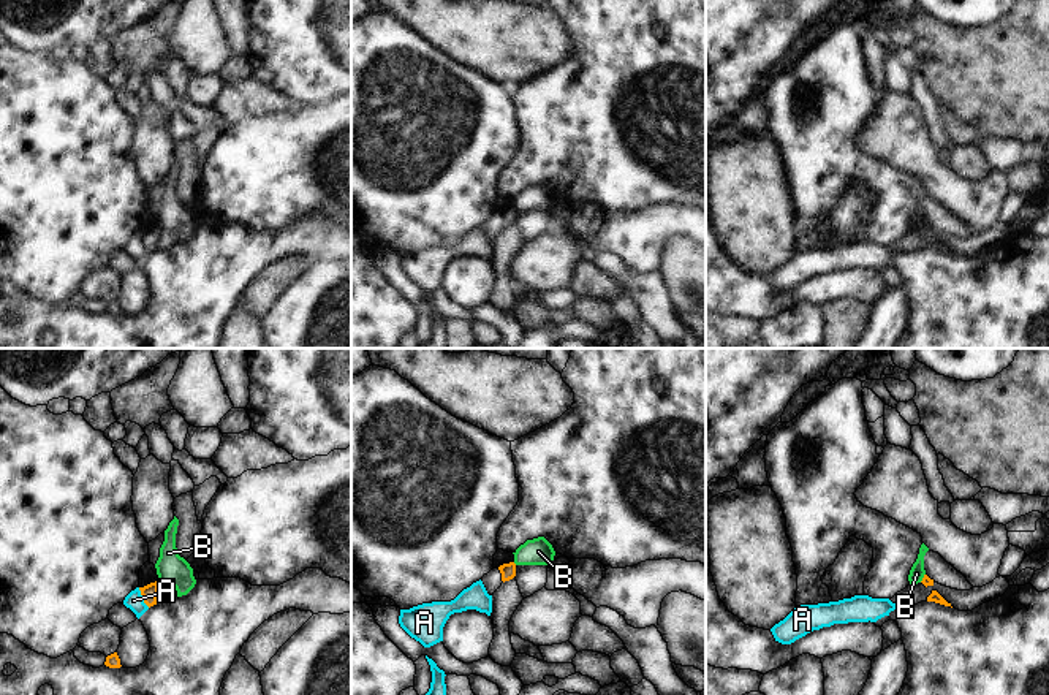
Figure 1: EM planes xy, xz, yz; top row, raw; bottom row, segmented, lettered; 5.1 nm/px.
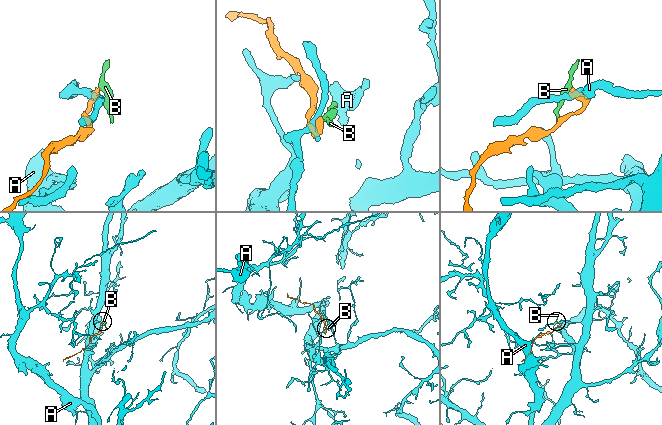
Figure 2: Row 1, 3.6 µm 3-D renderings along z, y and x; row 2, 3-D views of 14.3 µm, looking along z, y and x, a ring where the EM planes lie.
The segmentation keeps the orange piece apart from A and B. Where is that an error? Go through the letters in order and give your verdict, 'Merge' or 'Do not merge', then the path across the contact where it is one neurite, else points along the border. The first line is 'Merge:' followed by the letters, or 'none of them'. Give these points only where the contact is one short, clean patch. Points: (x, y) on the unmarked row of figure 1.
Merge: none of them
A: Do not merge. Boundary: xy (138, 233), (149, 252)
B: Do not merge. Boundary: yz (924, 219), (920, 227)

